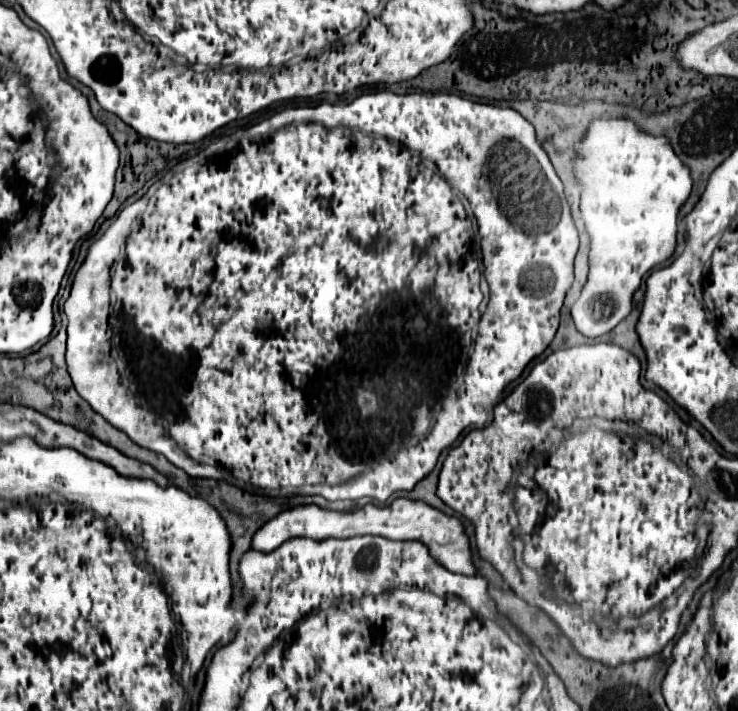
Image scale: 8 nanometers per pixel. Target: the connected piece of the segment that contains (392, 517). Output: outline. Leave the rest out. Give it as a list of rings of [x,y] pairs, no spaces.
[[[399,497],[385,507],[377,507],[369,503],[357,511],[327,511],[317,505],[297,505],[269,519],[265,527],[259,527],[259,531],[255,531],[253,547],[257,551],[269,553],[293,537],[309,537],[309,539],[321,541],[329,537],[347,539],[353,535],[381,535],[387,539],[401,539],[401,541],[417,539],[417,541],[423,541],[429,547],[431,555],[437,559],[437,563],[441,563],[449,571],[461,573],[461,575],[479,573],[473,565],[473,553],[469,547],[465,525],[457,517],[445,515],[425,501],[413,501],[407,497]]]

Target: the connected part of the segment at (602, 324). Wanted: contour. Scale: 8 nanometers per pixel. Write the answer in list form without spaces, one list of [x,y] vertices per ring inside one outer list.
[[[629,119],[593,121],[587,135],[577,145],[577,153],[579,157],[575,159],[573,169],[581,183],[581,213],[591,235],[591,269],[585,287],[571,309],[571,317],[581,335],[597,339],[629,315],[633,293],[639,289],[641,277],[651,267],[671,257],[677,235],[677,213],[691,193],[691,175],[683,161],[673,153],[667,137],[651,137],[649,133],[639,131]]]

